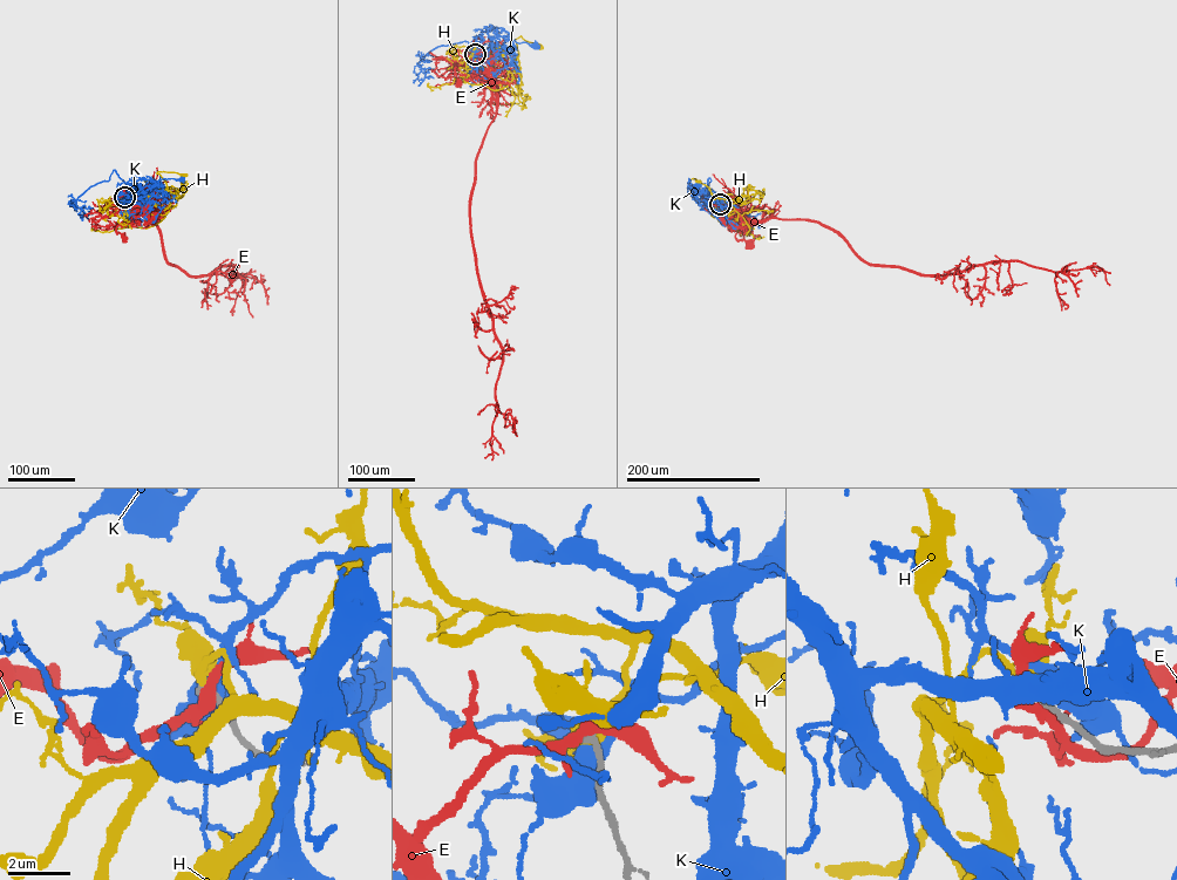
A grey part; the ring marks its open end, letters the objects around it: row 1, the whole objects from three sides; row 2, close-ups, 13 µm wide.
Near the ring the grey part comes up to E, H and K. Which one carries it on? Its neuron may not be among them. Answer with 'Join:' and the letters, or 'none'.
Join: H

